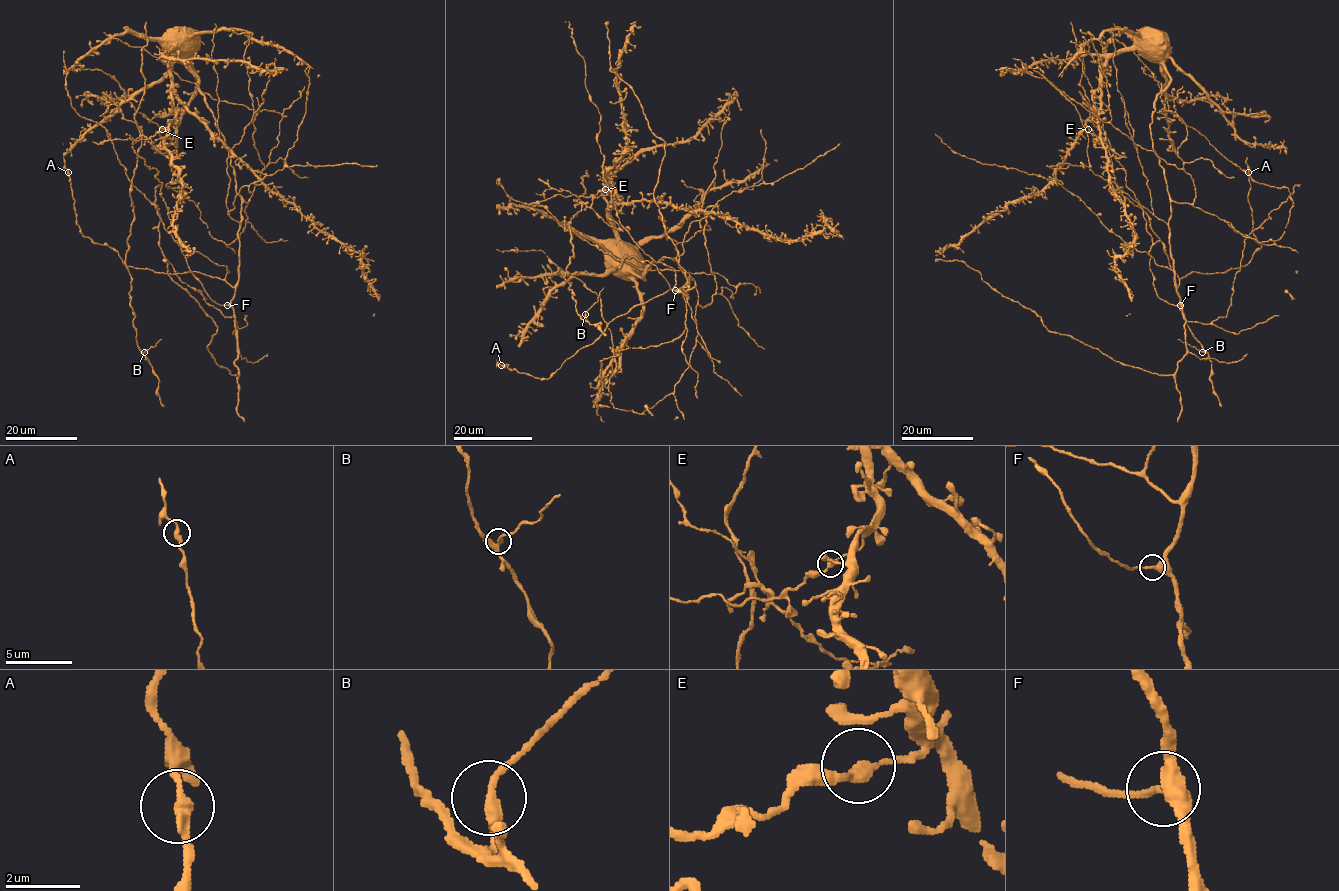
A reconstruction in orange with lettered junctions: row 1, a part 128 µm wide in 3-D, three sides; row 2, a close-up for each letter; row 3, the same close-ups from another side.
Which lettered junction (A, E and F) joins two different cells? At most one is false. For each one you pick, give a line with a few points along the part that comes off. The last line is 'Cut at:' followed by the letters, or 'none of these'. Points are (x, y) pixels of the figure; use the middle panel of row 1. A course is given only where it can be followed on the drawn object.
E: course (604, 189), (571, 219), (573, 254), (564, 278), (578, 314), (590, 324), (600, 323), (605, 335)
Cut at: E

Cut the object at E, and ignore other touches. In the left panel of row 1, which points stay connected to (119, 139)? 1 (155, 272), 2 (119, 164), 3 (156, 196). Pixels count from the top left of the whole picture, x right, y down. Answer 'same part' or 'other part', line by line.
1: other part
2: other part
3: other part

